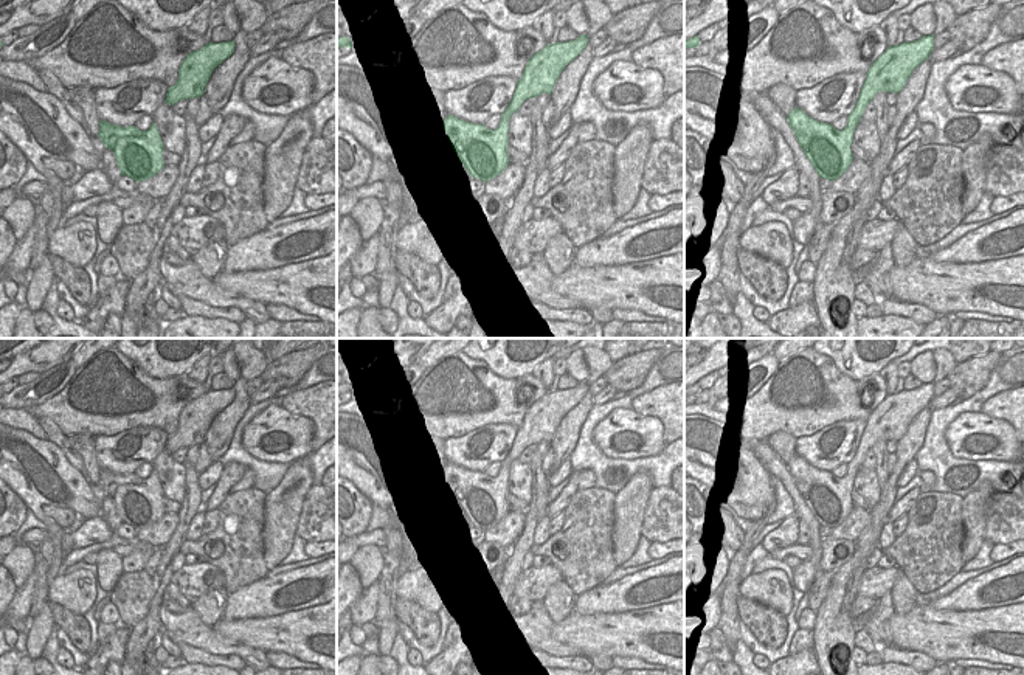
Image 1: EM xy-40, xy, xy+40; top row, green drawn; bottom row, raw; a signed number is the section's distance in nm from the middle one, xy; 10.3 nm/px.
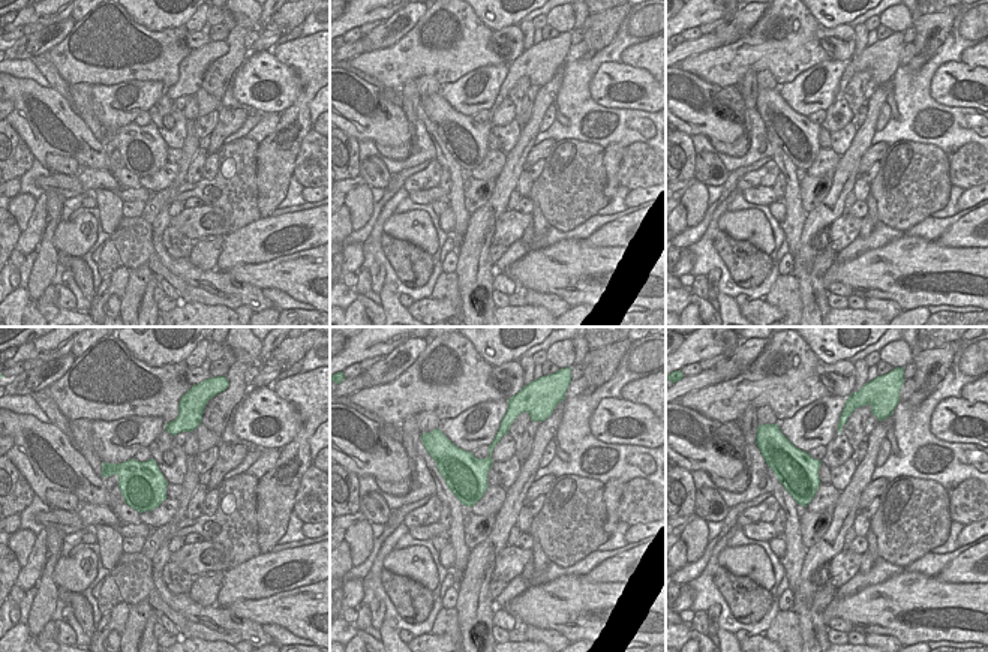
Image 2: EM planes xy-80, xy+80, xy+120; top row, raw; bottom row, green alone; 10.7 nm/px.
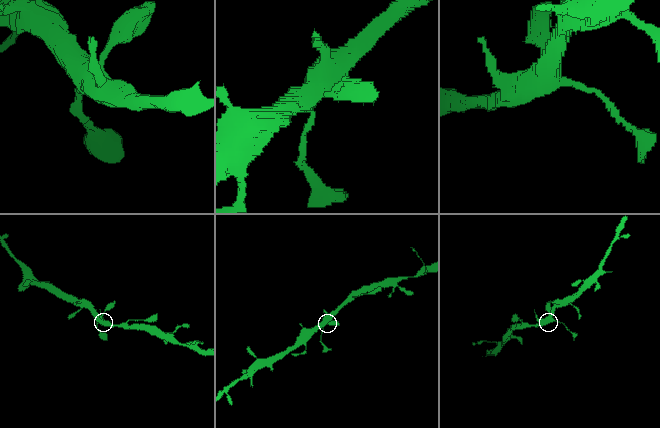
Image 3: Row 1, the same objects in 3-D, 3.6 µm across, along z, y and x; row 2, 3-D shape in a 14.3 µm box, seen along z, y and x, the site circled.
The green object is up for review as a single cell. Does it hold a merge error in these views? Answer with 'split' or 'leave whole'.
leave whole

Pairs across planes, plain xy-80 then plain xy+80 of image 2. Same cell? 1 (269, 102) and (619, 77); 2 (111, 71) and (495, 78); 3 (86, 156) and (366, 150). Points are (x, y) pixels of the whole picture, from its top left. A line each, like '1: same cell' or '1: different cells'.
1: same cell
2: different cells
3: different cells

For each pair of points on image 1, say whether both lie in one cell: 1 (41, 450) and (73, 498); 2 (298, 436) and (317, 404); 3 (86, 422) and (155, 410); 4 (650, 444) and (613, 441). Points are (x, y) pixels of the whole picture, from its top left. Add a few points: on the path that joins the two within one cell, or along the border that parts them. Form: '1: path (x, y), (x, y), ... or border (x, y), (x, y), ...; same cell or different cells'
1: path (53, 463), (58, 464), (58, 474), (67, 486); same cell
2: border (281, 405), (312, 421), (312, 450); different cells
3: path (103, 418), (138, 413); same cell
4: path (641, 441), (622, 441); same cell

